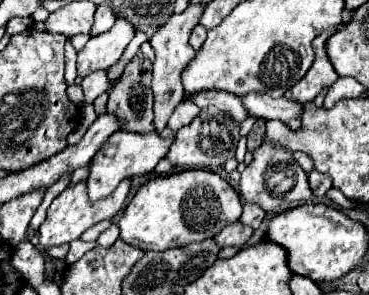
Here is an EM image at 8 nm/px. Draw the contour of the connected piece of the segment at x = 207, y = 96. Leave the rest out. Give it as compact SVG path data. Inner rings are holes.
M203 92L203 94L191 96L191 100L195 100L195 104L199 108L205 108L209 104L217 106L221 112L227 112L239 124L247 118L247 108L243 108L241 98L233 96L233 94L227 94L227 92Z

